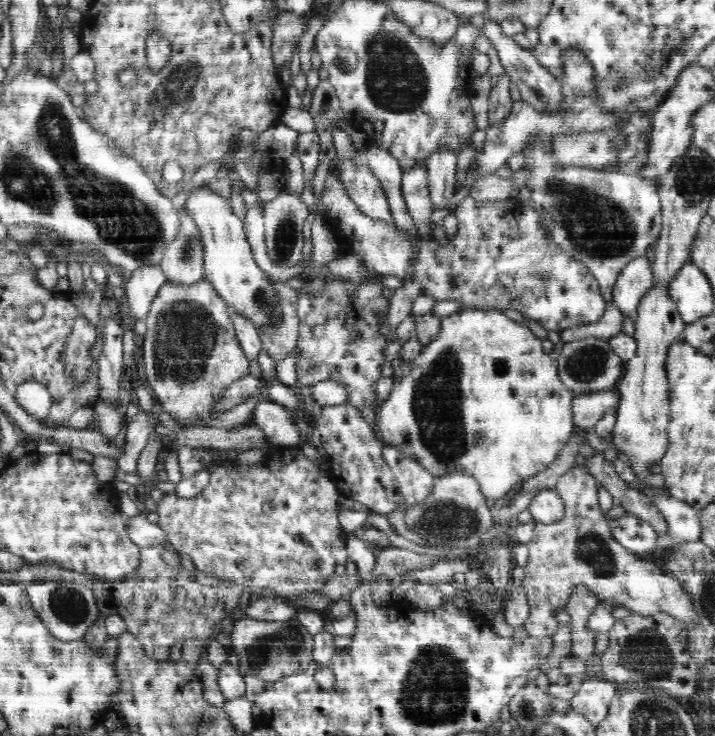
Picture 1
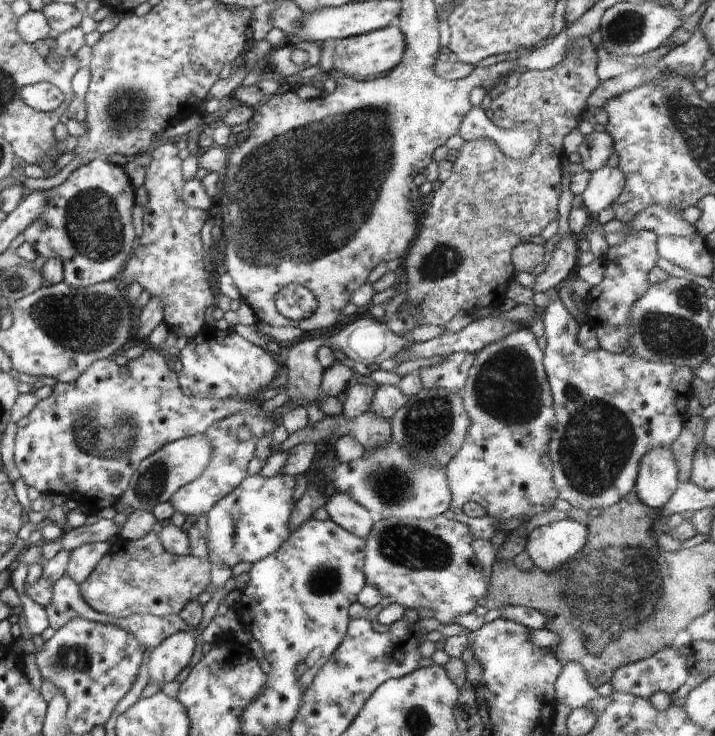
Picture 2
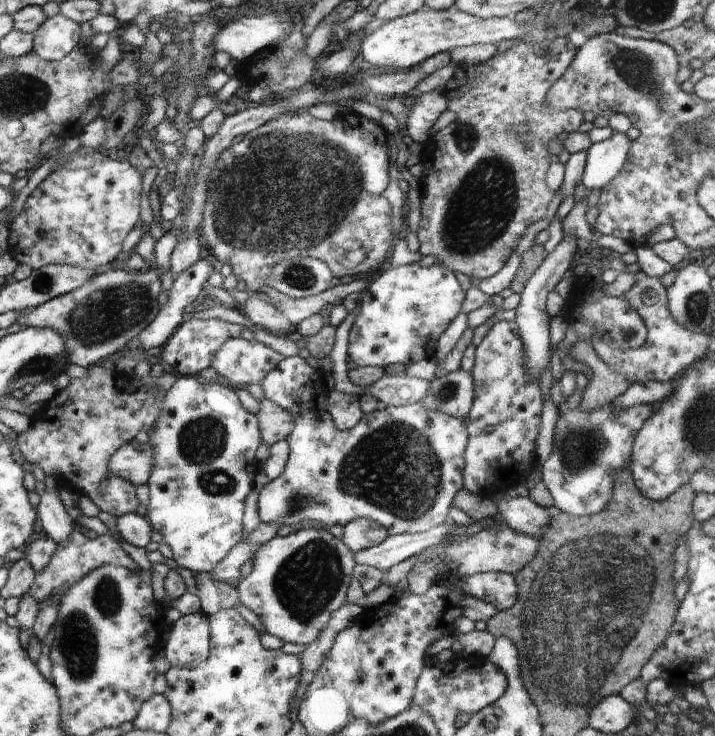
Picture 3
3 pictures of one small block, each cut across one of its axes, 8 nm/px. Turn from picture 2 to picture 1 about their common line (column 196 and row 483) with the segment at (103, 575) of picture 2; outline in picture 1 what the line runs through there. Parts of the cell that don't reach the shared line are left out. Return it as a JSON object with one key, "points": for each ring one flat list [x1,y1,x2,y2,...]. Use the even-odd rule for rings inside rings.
{"points":[[574,464,564,476,559,479,555,490,565,502,565,516,555,524,536,523,534,537,527,544,529,549,528,565,524,568,523,588,529,604,529,618,525,628,528,635,533,638,548,638,554,636,559,623,556,621,556,610,565,608,570,593,578,586,584,585,592,594,596,595,598,602,616,603,641,616,653,616,657,612,666,614,686,624,698,623,699,619,694,611,694,601,682,587,682,583,661,566,644,562,638,555,630,553,616,541,610,531,610,520,605,518,598,502,598,488,600,484,592,477,588,469,582,469]]}

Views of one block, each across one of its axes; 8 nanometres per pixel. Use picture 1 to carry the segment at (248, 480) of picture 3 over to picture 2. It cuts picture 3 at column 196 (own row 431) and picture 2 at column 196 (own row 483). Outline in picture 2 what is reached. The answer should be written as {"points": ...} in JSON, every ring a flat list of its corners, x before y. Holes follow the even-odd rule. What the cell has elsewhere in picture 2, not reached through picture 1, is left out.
{"points":[[237,413,233,416,228,416,218,422,214,422,205,434,212,444,212,458,208,462,208,466,204,468,204,472,200,474,199,478,190,482,186,486,182,486,180,490,176,490,170,498,170,504,174,506,174,511,178,514,183,514,189,520,195,520,201,514,209,513,212,506,220,501,220,498,225,498,237,488,247,478,248,462,255,456,256,444,264,434,273,432,275,430,275,421,268,418,264,413,257,416,244,416,244,414],[240,426,247,426,252,435,248,440,239,440,237,433]]}

